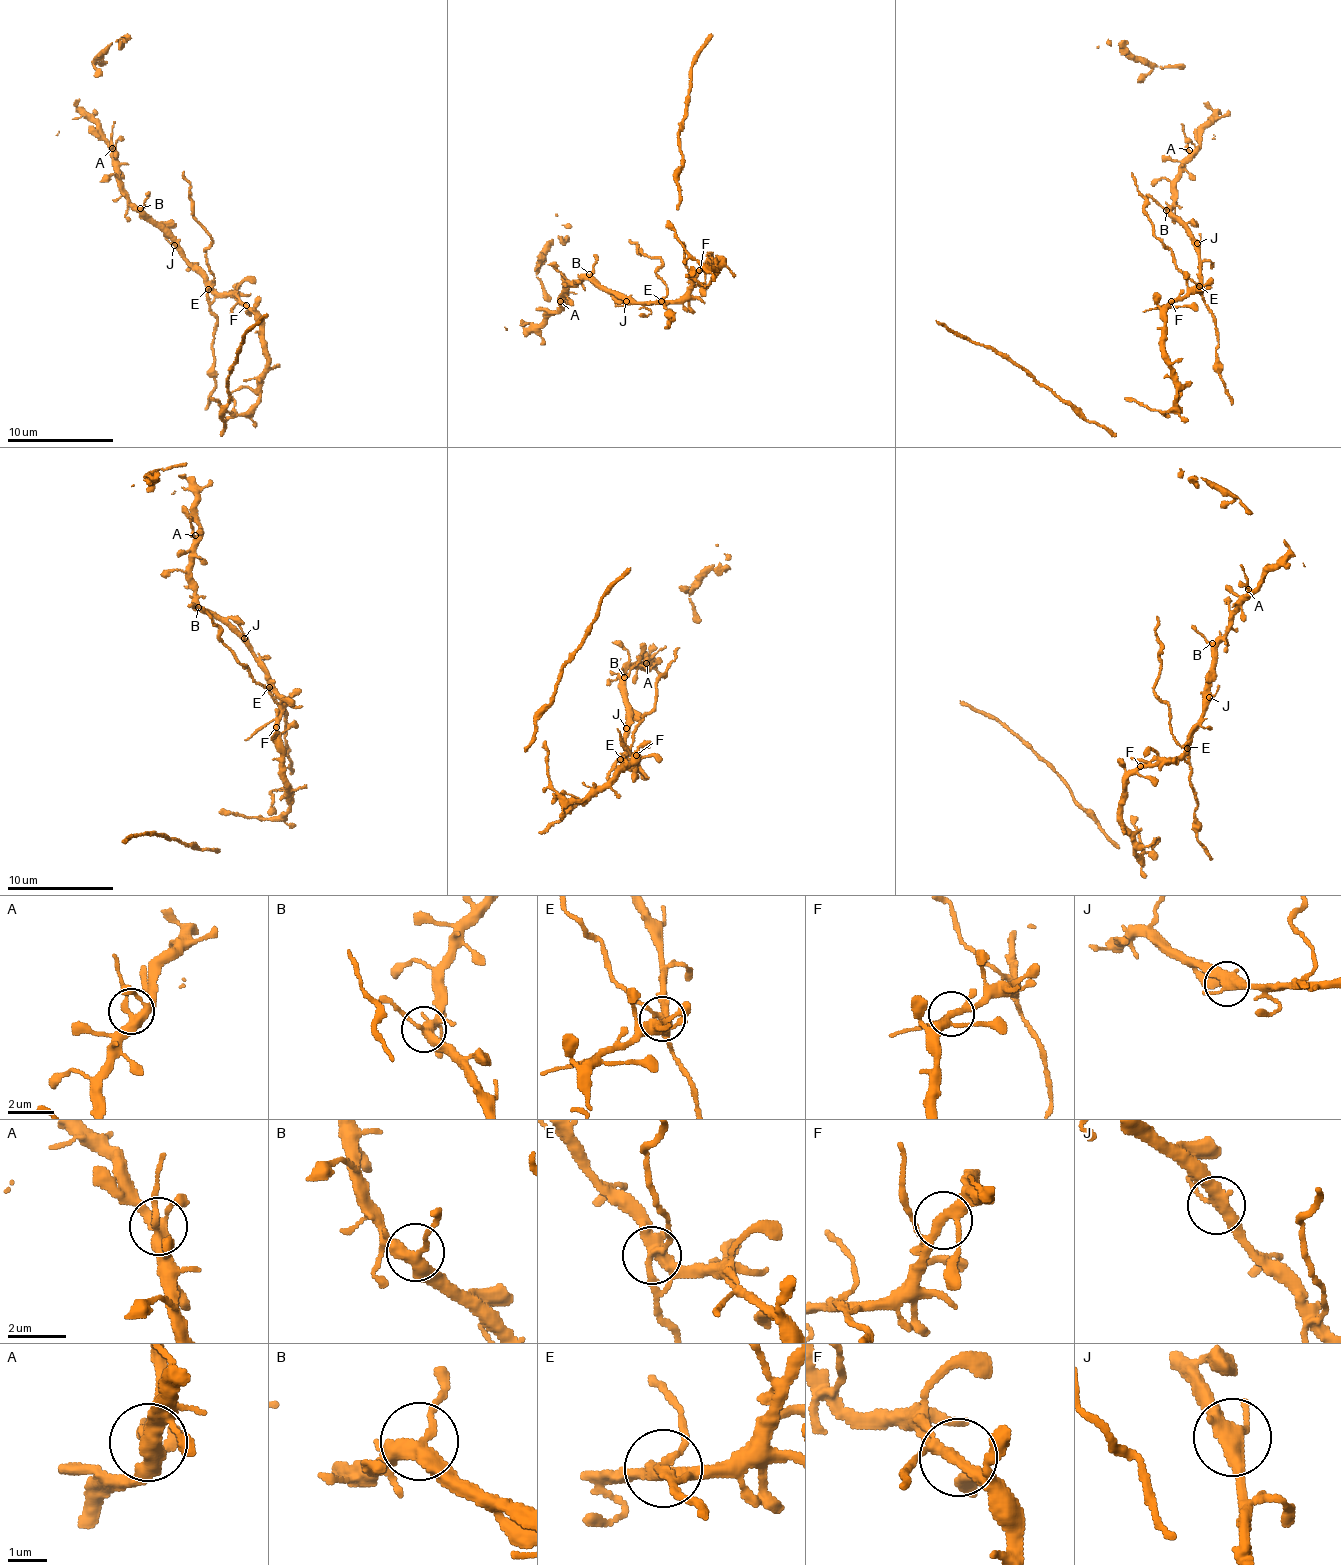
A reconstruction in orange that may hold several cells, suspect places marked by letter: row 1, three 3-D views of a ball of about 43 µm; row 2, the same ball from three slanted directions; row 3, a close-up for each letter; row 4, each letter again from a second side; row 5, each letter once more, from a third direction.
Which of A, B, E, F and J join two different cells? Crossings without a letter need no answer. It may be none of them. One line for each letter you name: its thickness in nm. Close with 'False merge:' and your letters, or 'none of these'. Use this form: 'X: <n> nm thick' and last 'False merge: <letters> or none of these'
E: 320 nm thick
False merge: E

